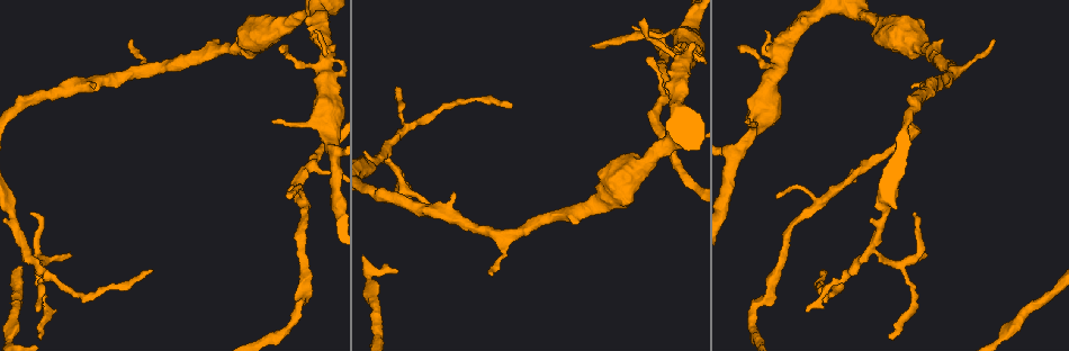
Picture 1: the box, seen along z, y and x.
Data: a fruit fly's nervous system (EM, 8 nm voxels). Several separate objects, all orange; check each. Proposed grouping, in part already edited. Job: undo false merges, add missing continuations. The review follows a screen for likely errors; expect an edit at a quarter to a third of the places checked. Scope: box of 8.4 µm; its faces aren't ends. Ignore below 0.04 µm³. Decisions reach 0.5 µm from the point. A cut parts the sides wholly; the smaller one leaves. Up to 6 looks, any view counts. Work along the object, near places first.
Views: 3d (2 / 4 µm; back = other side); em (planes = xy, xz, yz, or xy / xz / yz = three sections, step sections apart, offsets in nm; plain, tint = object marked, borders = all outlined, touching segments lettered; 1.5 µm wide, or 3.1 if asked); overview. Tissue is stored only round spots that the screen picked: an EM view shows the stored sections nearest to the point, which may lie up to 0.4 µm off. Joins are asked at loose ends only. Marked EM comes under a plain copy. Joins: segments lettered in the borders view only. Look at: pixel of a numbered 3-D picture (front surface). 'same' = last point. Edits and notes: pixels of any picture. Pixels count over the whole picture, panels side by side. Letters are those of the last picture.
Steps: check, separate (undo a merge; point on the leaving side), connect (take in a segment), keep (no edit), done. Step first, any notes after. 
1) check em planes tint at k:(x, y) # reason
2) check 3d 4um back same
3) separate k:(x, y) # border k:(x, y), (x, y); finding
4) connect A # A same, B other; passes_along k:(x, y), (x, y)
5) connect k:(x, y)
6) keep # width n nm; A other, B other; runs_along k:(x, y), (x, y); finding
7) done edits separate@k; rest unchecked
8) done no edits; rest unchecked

check 3d 4um at 1:(317, 31) # an open end

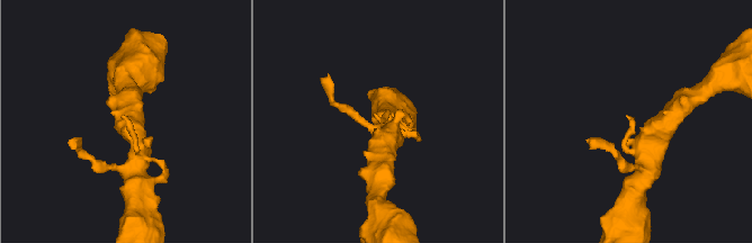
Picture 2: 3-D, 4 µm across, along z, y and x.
check em planes borders at 2:(121, 116) # now the EM

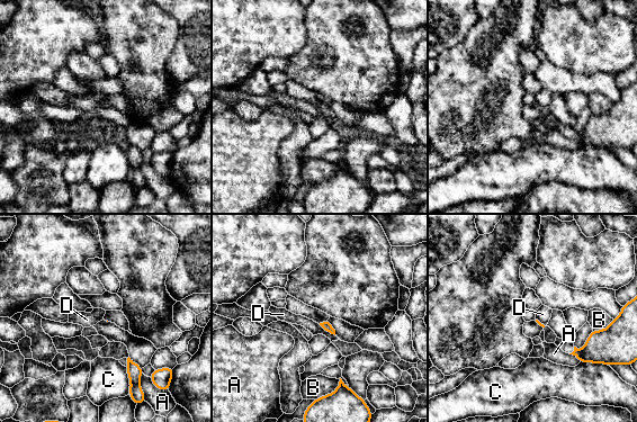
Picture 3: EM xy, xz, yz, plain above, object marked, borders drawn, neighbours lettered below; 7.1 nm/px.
keep # A other, B other, C other, D other; border 3:(319, 324), (334, 335); none of them fits

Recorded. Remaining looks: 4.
check em yz step 8 borders at 1:(826, 270) # long arm stops here

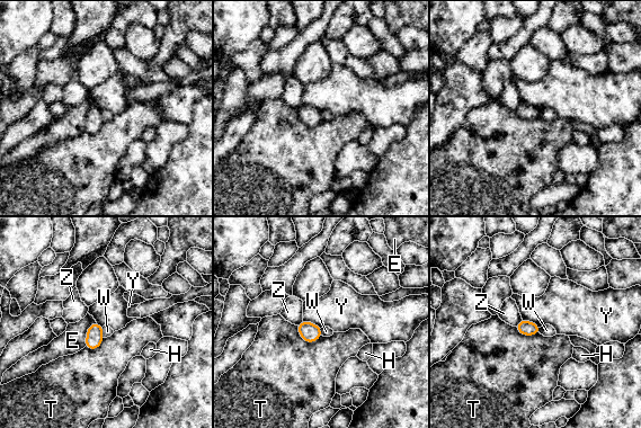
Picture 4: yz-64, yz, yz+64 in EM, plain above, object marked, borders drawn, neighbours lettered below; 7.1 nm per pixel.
check em planes borders same

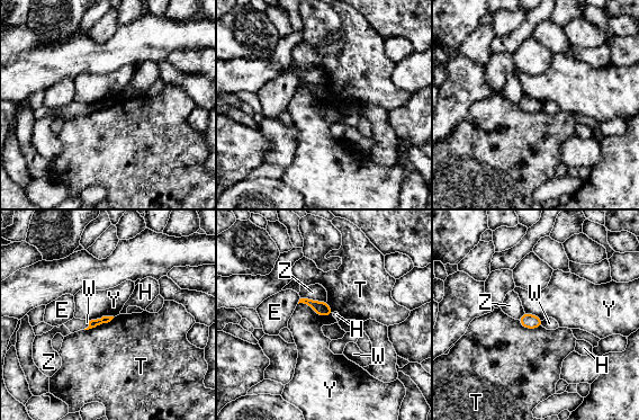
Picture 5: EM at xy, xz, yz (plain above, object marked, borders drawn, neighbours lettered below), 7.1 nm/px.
keep # E other, H other, T other, W other, Y other, Z other; no lettered segment goes on from it

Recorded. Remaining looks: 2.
check em planes borders at 1:(775, 194) # branch stops here

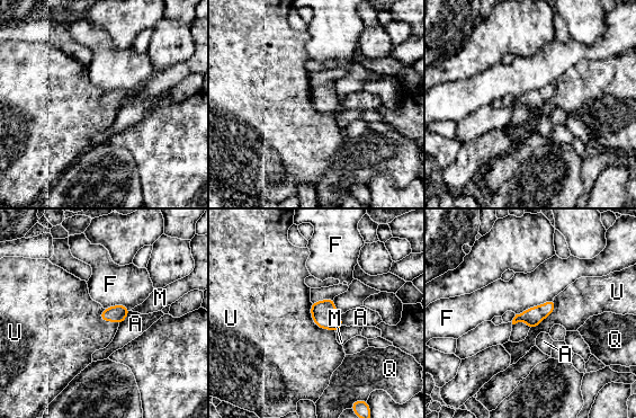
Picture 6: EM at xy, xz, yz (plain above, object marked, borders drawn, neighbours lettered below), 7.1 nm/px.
keep # A other, F other, M other, Q other, U other; border 6:(311, 303), (312, 320), (334, 331); no lettered segment goes on from it

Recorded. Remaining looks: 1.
done no edits; rest unchecked

